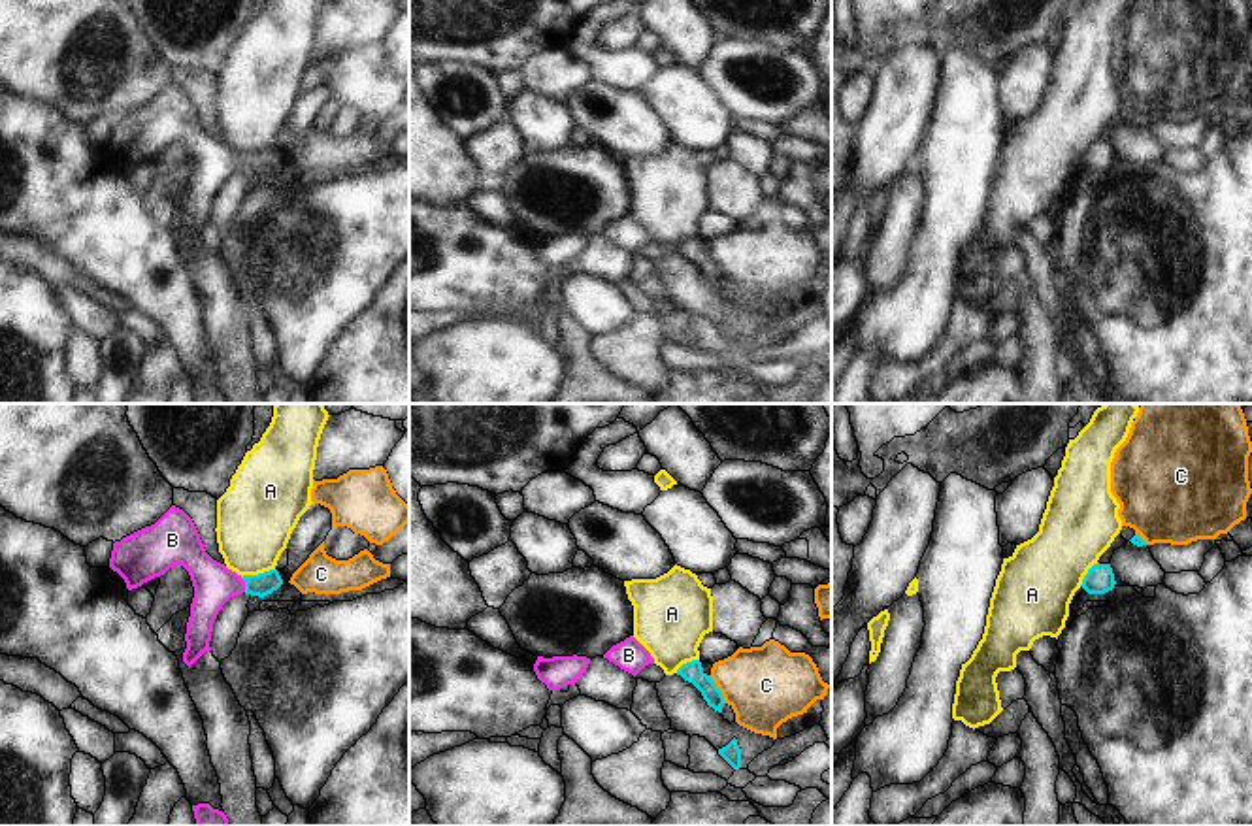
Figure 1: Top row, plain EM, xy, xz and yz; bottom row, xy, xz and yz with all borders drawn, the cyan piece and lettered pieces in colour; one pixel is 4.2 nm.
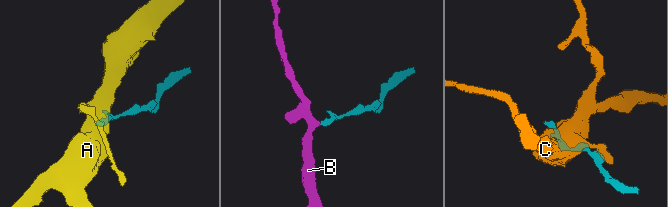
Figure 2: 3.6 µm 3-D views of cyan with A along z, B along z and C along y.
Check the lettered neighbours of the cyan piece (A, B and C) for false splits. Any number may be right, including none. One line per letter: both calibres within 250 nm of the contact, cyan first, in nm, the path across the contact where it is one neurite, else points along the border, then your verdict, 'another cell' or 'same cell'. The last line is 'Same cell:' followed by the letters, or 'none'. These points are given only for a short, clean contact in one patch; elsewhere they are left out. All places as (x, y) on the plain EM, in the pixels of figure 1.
A: calibres 100 and 340 nm; border xy (274, 146), (242, 155); another cell
B: calibres 100 and 180 nm; way xy (261, 163), (246, 163), (214, 161); same cell
C: calibres 90 and 340 nm; another cell
Same cell: B

